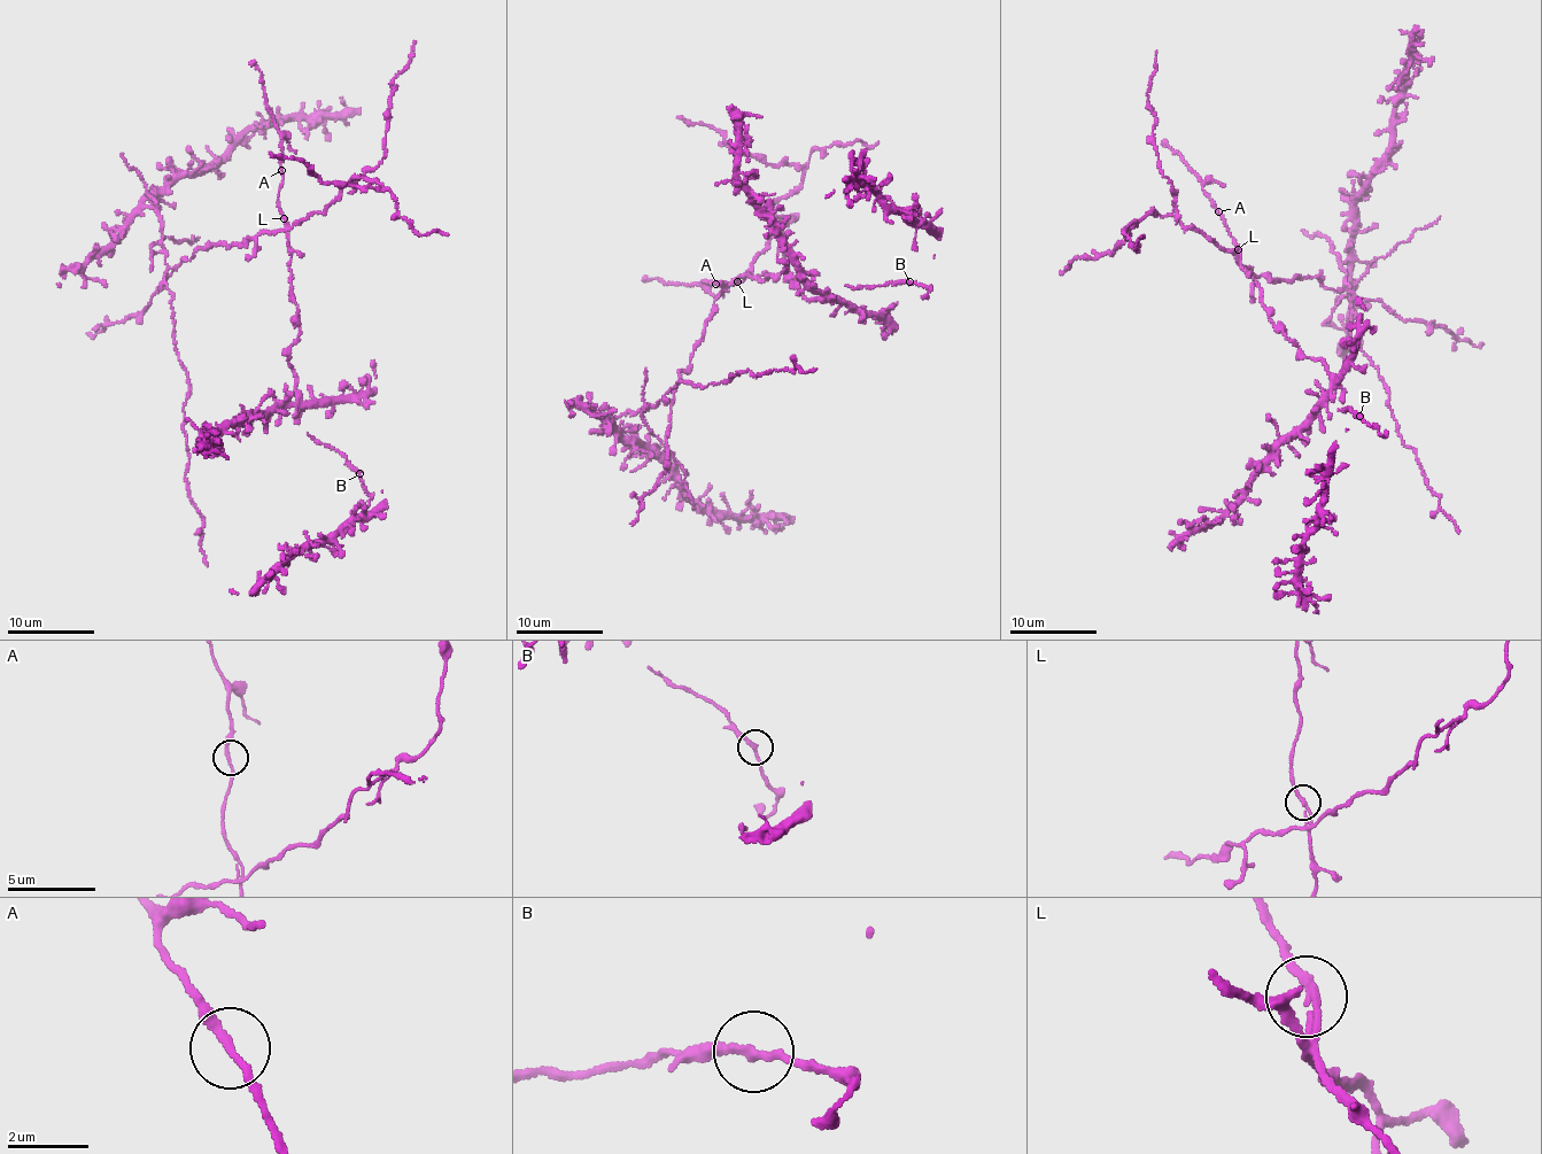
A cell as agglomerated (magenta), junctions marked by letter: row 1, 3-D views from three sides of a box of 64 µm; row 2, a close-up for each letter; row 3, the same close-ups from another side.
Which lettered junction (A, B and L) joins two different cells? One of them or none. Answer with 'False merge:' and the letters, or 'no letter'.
False merge: L

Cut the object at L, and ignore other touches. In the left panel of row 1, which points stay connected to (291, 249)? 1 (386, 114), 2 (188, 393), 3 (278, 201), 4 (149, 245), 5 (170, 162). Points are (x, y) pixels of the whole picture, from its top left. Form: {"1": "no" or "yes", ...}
{"1": "no", "2": "no", "3": "yes", "4": "no", "5": "yes"}

